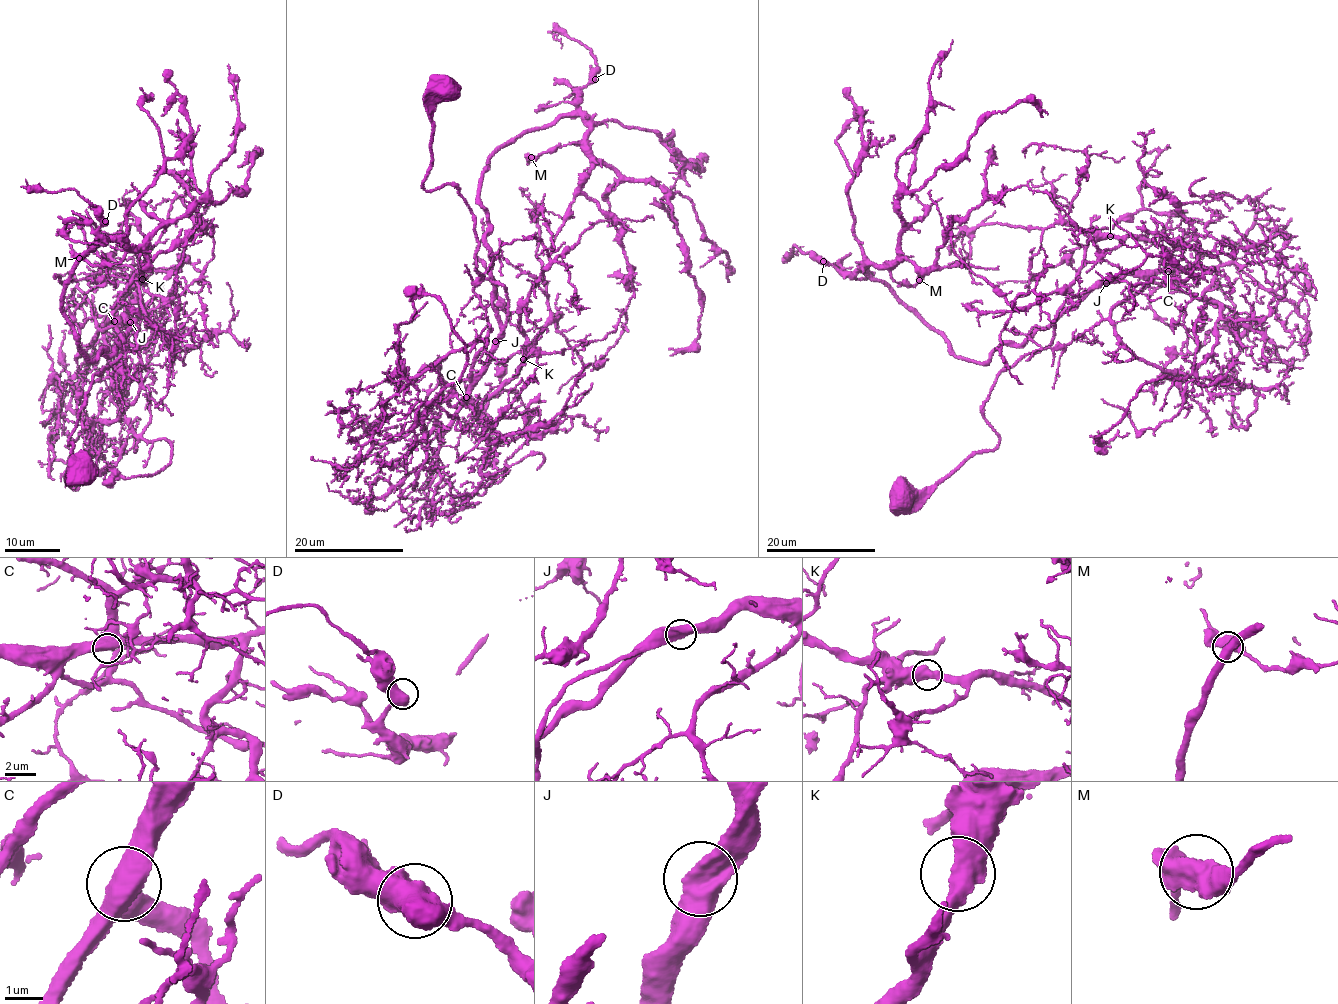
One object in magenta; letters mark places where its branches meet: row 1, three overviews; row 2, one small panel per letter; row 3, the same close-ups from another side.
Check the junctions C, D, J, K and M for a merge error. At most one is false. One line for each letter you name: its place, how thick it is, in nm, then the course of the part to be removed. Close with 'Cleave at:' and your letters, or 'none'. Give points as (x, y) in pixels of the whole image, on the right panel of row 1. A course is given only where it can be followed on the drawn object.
Cleave at: none

